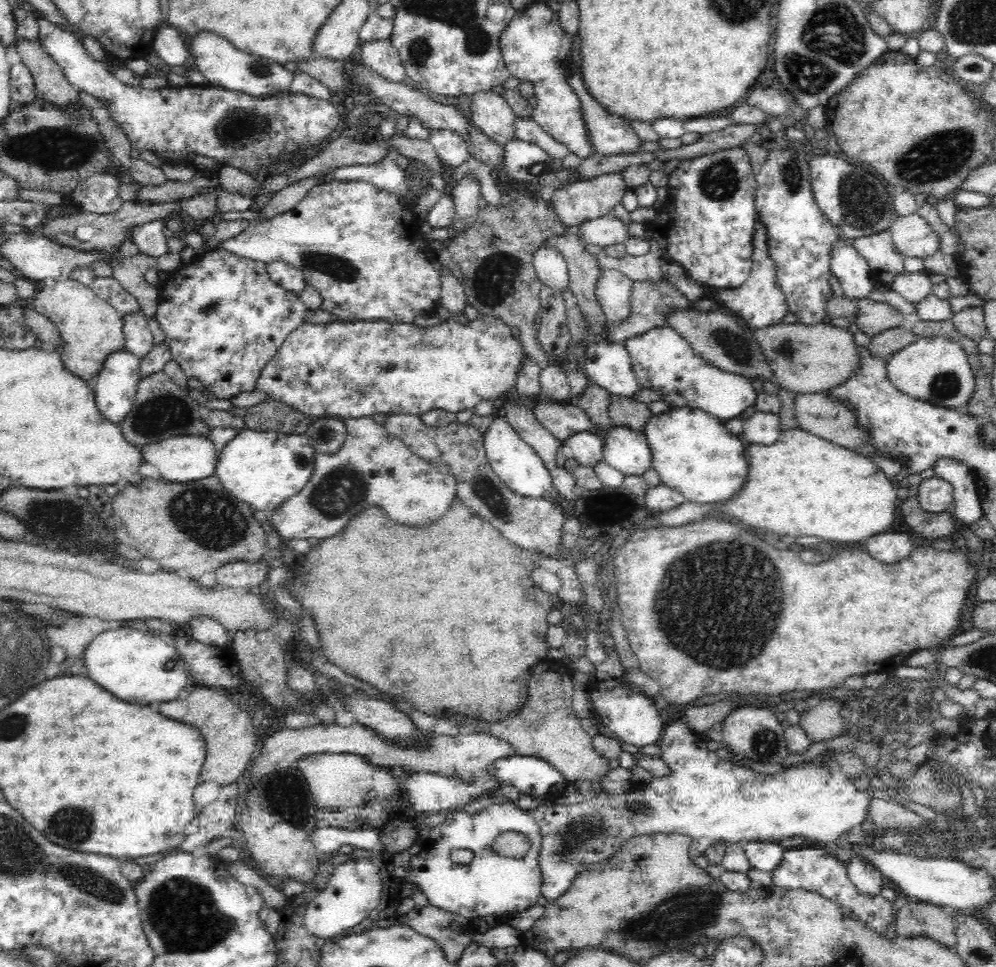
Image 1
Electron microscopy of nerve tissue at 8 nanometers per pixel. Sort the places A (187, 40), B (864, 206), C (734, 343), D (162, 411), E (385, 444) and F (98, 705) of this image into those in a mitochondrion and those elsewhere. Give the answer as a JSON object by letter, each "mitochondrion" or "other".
{"A":"other","B":"mitochondrion","C":"mitochondrion","D":"mitochondrion","E":"other","F":"other"}

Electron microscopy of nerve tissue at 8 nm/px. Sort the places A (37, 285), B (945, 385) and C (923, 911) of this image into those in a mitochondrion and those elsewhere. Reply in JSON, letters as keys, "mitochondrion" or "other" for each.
{"A":"other","B":"mitochondrion","C":"other"}

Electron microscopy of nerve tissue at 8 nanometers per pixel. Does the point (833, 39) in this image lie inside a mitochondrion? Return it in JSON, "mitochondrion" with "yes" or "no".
{"mitochondrion":"yes"}

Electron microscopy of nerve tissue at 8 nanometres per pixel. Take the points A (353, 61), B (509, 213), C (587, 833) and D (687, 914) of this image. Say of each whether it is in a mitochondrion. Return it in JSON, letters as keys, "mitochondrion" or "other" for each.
{"A":"other","B":"other","C":"mitochondrion","D":"mitochondrion"}

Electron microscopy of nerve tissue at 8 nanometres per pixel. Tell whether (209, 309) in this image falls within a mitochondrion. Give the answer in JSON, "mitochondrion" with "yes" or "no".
{"mitochondrion":"yes"}

